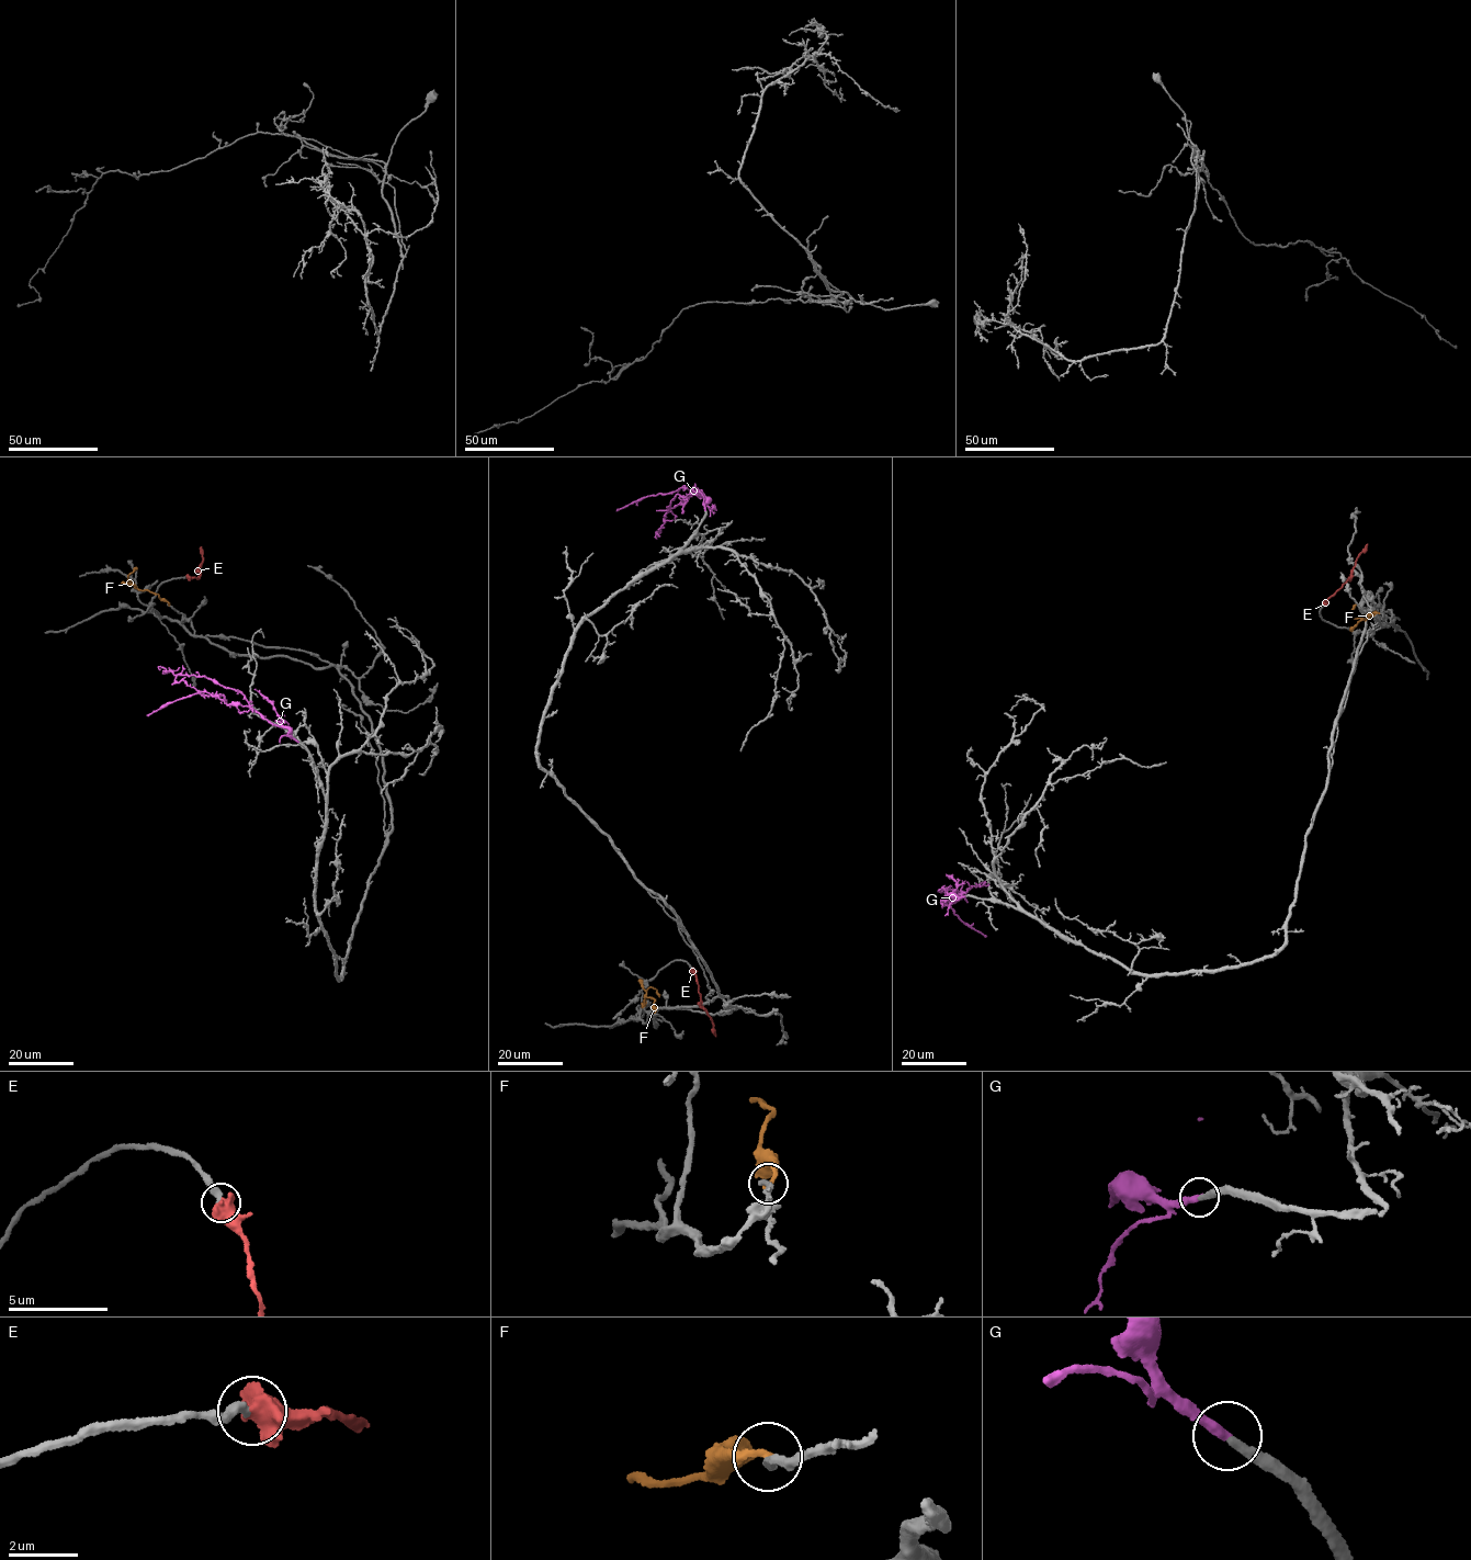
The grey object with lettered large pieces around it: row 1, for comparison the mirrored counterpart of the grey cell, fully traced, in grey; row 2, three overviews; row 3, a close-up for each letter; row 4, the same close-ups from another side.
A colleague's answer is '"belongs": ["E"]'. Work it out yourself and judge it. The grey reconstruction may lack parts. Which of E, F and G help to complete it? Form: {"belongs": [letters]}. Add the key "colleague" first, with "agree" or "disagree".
{"colleague": "disagree", "belongs": ["E", "G"]}

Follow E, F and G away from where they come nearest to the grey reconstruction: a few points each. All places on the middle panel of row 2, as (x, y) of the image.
E: (692, 969), (699, 985), (701, 1006), (712, 1020), (715, 1037)
F: (654, 1012), (655, 999), (645, 997), (645, 1005), (644, 995), (652, 986), (659, 997)
G: (704, 509), (708, 498), (698, 490), (662, 510), (678, 494), (686, 502), (682, 513)

